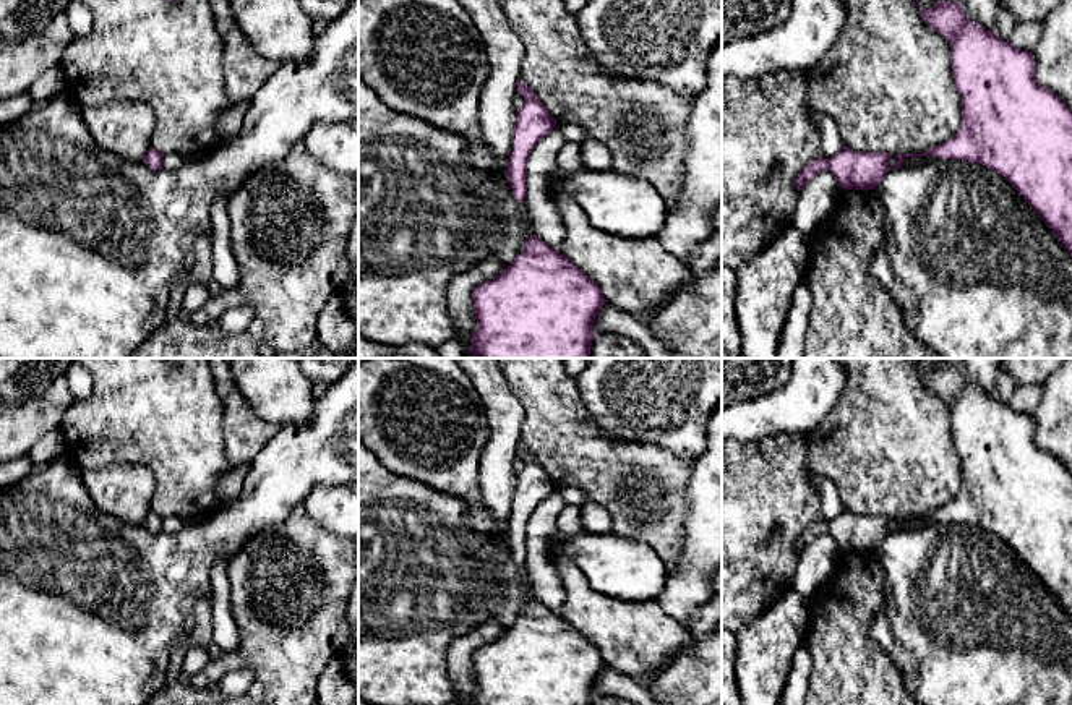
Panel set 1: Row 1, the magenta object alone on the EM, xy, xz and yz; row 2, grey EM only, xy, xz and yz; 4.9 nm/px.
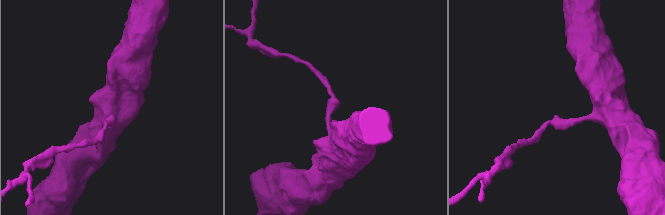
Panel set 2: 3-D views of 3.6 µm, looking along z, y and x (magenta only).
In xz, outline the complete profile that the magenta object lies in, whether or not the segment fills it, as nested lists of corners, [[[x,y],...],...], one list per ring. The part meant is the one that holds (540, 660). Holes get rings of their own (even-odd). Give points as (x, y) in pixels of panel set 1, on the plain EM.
[[[537,598],[496,640],[475,650],[472,663],[477,694],[470,705],[592,705],[594,684],[607,666],[594,643]]]

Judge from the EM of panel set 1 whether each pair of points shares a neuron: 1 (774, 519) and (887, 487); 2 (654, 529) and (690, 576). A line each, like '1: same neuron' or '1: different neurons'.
1: different neurons
2: different neurons

